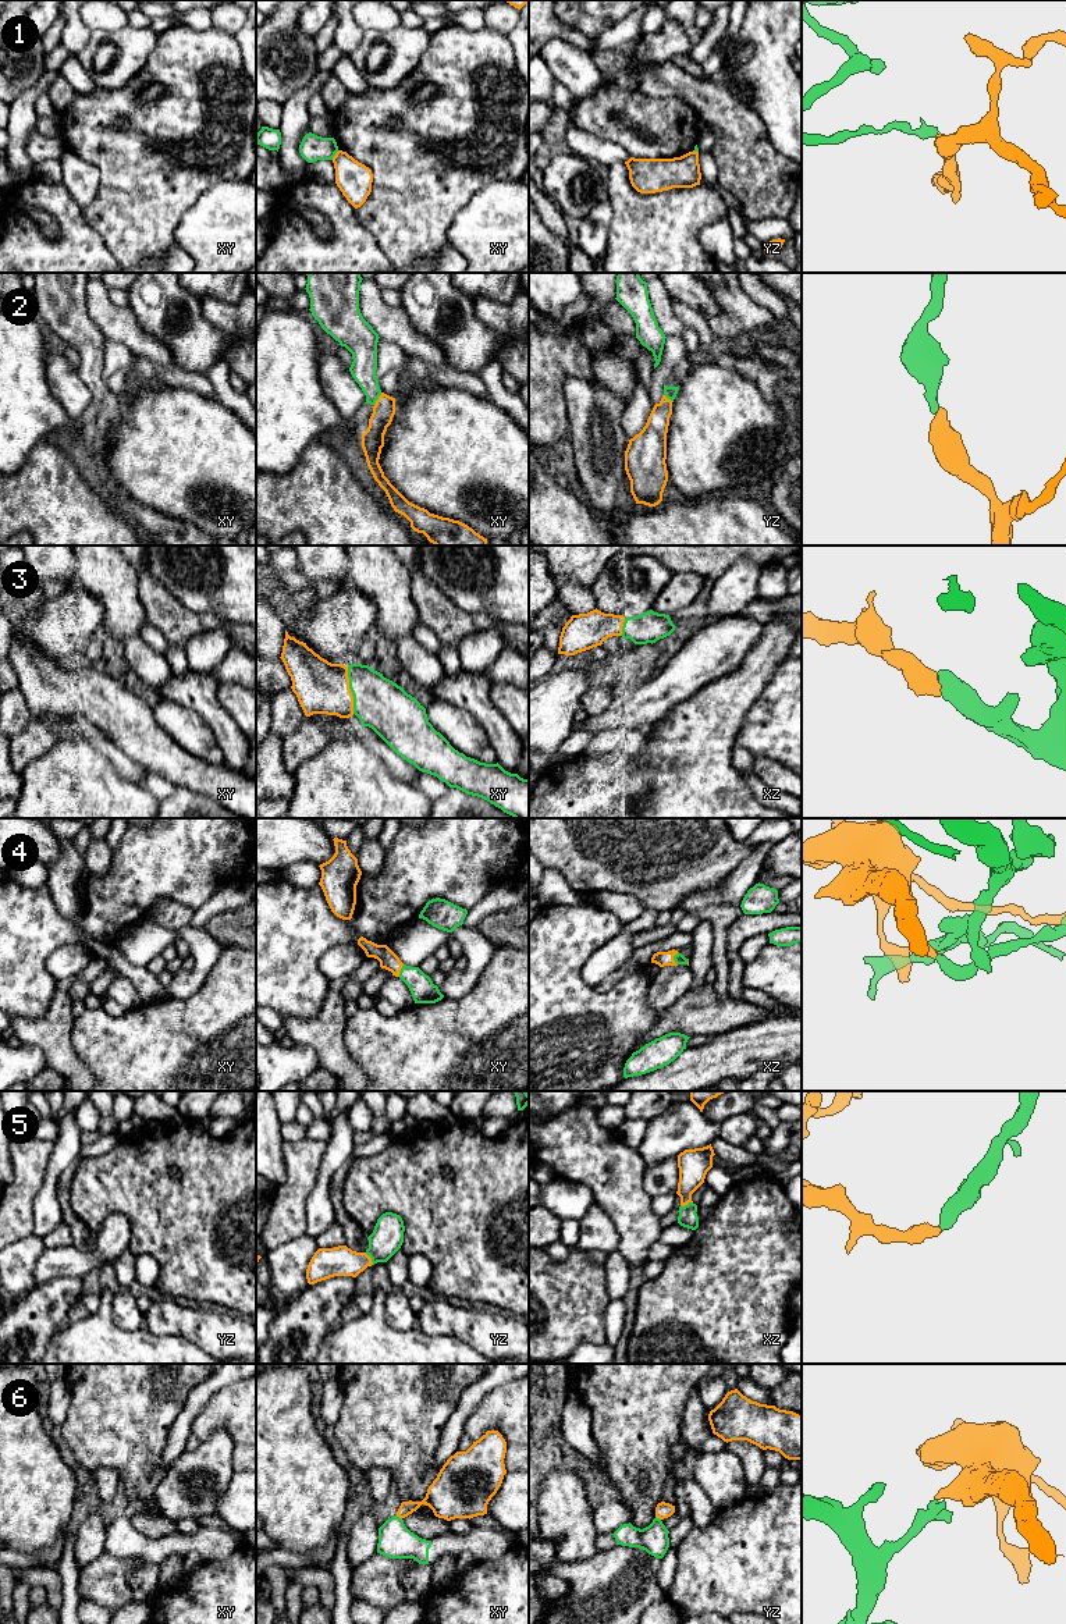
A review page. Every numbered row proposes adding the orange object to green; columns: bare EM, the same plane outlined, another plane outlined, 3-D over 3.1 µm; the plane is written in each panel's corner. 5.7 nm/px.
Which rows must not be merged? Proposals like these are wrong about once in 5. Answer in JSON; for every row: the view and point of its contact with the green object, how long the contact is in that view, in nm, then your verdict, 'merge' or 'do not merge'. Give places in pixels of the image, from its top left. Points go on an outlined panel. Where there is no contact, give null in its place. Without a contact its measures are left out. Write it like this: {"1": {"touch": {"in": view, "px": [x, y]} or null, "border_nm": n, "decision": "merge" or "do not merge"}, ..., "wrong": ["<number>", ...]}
{"1": {"touch": {"in": "xy", "px": [334, 155]}, "border_nm": 70, "decision": "do not merge"}, "2": {"touch": {"in": "xy", "px": [377, 398]}, "border_nm": 90, "decision": "merge"}, "3": {"touch": {"in": "xy", "px": [351, 690]}, "border_nm": 280, "decision": "merge"}, "4": {"touch": {"in": "xz", "px": [674, 959]}, "border_nm": 80, "decision": "do not merge"}, "5": {"touch": {"in": "yz", "px": [370, 1257]}, "border_nm": 90, "decision": "merge"}, "6": {"touch": {"in": "xy", "px": [398, 1517]}, "border_nm": 40, "decision": "do not merge"}, "wrong": ["1", "4", "6"]}

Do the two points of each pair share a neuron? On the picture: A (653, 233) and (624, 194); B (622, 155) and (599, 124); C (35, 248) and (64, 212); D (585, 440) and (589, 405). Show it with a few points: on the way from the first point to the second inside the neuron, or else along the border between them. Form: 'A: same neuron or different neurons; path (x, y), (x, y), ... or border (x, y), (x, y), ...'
A: same neuron; path (643, 223), (628, 203)
B: different neurons; border (582, 130), (600, 139), (617, 142), (632, 156)
C: same neuron; path (49, 248), (56, 248), (66, 238), (66, 226)
D: same neuron; path (589, 432), (589, 414)

